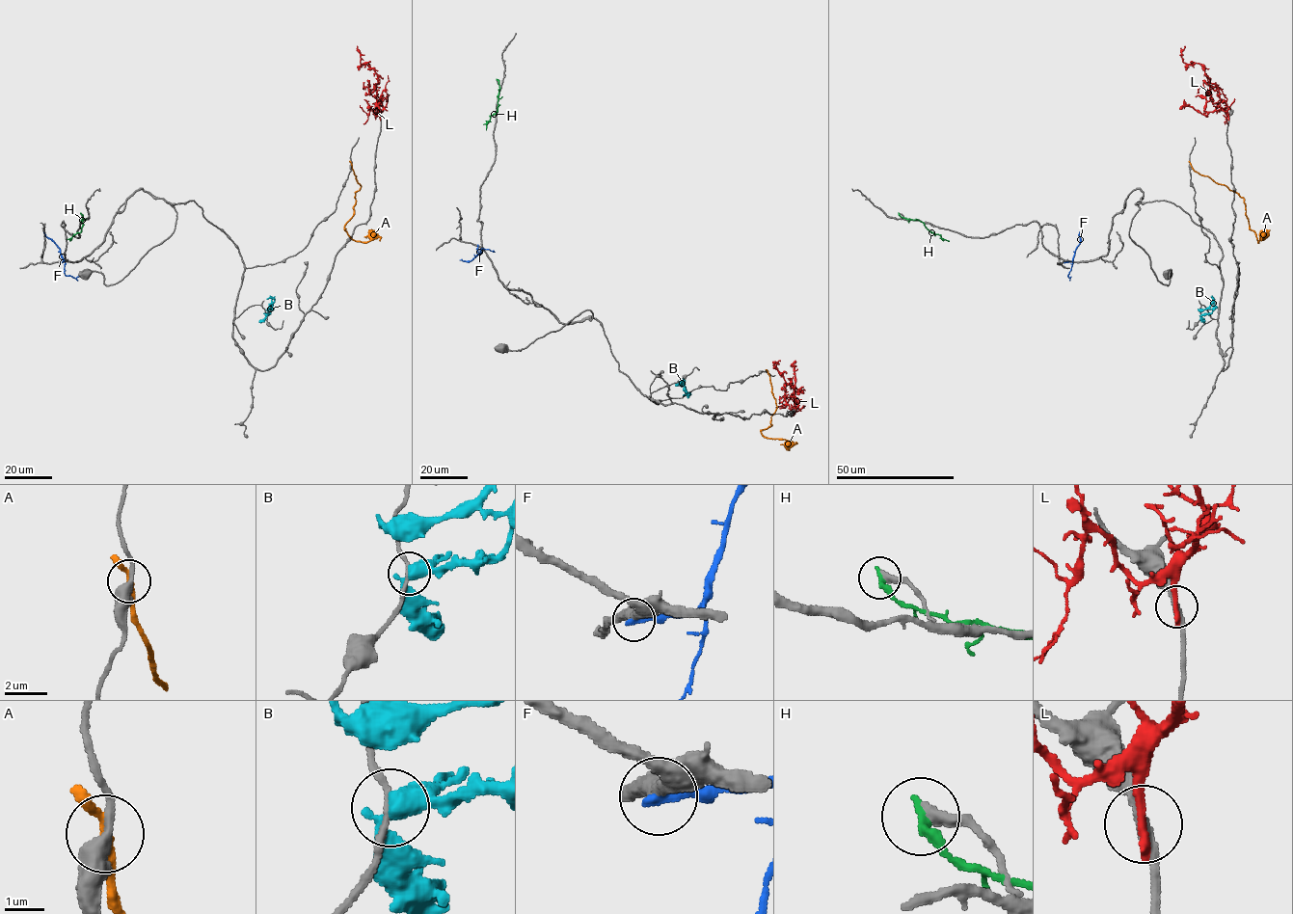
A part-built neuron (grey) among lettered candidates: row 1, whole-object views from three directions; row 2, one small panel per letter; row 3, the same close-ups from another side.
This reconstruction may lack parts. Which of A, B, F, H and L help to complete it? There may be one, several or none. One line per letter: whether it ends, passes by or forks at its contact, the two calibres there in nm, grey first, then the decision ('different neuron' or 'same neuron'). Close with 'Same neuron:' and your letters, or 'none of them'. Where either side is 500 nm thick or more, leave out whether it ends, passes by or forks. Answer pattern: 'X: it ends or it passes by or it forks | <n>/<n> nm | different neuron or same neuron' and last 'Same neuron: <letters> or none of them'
A: it passes by | 420/220 nm | different neuron
B: 160/500 nm | different neuron
F: it ends | 360/280 nm | different neuron
H: it ends | 360/280 nm | different neuron
L: it ends | 280/300 nm | different neuron
Same neuron: none of them

